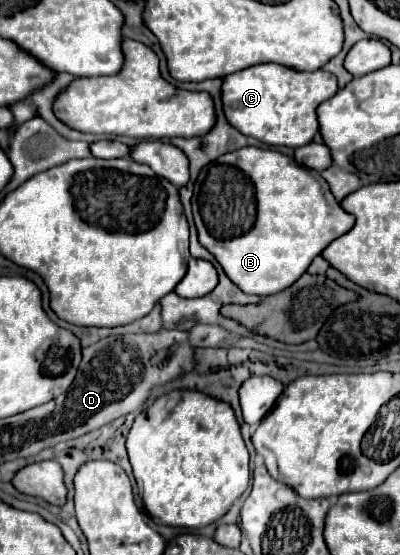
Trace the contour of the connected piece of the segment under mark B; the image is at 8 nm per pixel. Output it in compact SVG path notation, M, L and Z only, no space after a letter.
M249 146L221 156L215 162L215 172L209 176L201 194L201 216L195 218L199 242L217 258L225 274L245 294L271 296L289 288L301 278L301 274L307 272L315 256L319 256L335 238L349 232L355 224L355 216L347 214L335 196L331 196L329 184L323 176L319 176L319 172L297 166L289 160L289 156L275 150Z

